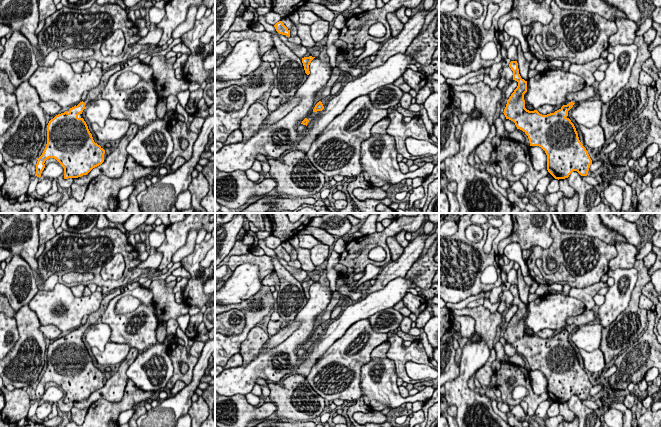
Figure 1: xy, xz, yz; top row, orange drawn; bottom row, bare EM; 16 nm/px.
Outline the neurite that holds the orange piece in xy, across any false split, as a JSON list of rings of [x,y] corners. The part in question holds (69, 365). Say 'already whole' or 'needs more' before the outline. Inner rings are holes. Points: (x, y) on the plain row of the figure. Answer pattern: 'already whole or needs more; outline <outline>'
needs more; outline [[[117,288],[104,295],[99,309],[88,316],[84,325],[49,345],[47,368],[38,382],[35,400],[41,401],[44,387],[49,382],[56,383],[64,392],[64,403],[87,399],[104,386],[105,374],[94,366],[86,346],[78,339],[91,325],[100,321],[110,301],[123,292],[123,288]]]

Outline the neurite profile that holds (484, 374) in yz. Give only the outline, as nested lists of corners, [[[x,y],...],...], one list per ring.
[[[495,348],[491,349],[490,356],[486,363],[479,369],[477,370],[475,377],[481,384],[481,386],[486,386],[488,389],[492,389],[491,386],[491,377],[494,373],[492,370],[492,362],[495,361],[497,358]]]

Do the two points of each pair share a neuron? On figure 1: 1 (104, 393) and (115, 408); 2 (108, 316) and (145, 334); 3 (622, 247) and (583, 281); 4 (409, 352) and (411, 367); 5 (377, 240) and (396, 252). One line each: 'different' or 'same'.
1: different
2: same
3: different
4: different
5: different

